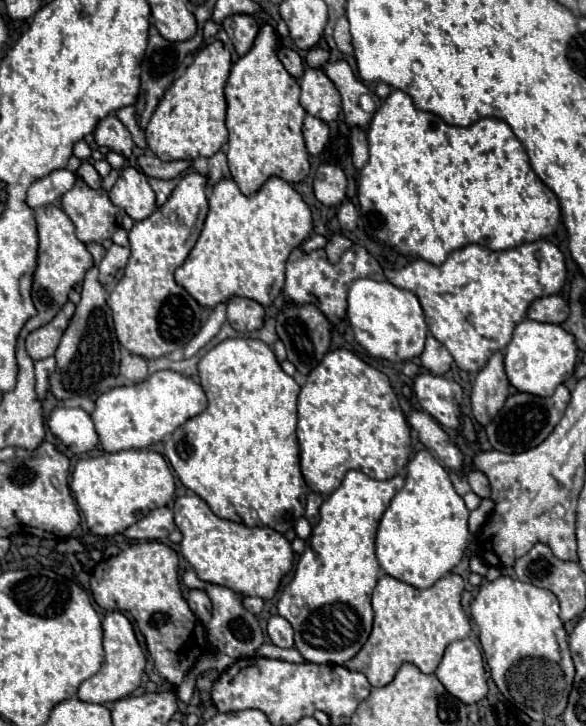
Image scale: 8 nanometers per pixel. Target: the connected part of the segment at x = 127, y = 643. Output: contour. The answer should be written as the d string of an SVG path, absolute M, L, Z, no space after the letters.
M113 611L113 613L105 615L105 619L103 619L103 649L105 649L105 659L103 659L99 673L93 675L91 679L83 681L79 687L77 695L81 701L99 703L99 705L113 703L113 701L123 699L129 693L133 693L141 683L141 675L145 669L145 655L135 639L131 621L121 611Z

